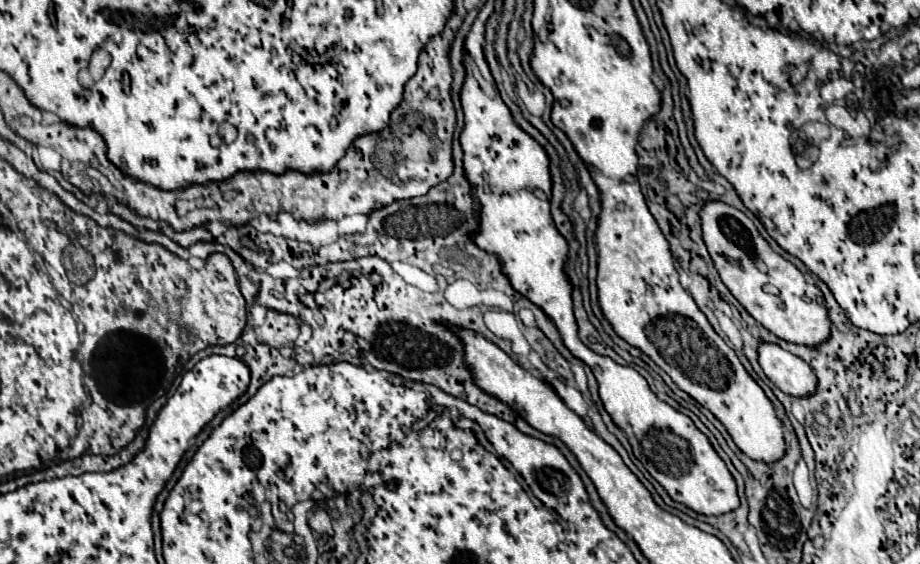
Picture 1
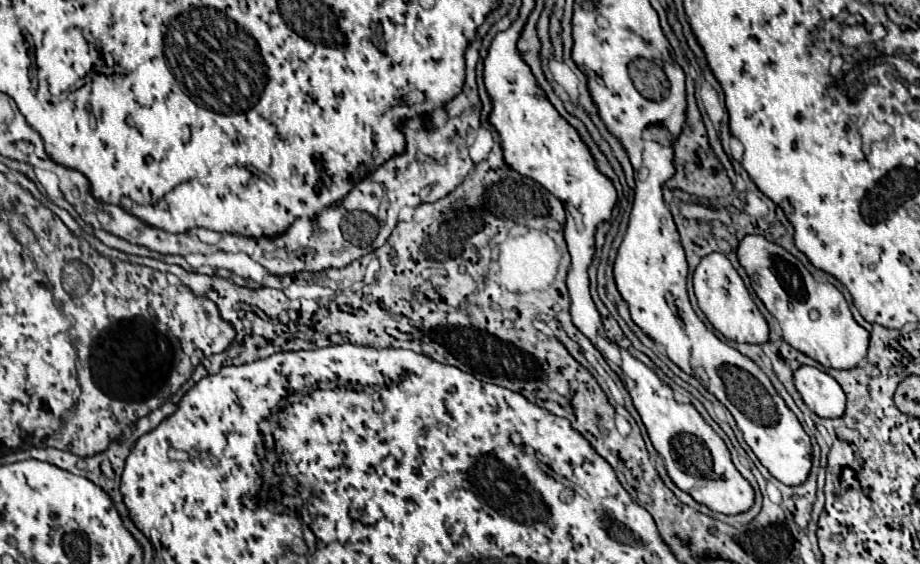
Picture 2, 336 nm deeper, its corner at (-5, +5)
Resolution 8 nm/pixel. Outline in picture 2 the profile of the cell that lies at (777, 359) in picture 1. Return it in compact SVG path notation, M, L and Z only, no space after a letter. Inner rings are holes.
M799 366L793 374L795 388L803 402L821 418L839 418L845 410L845 392L827 372L813 366Z

